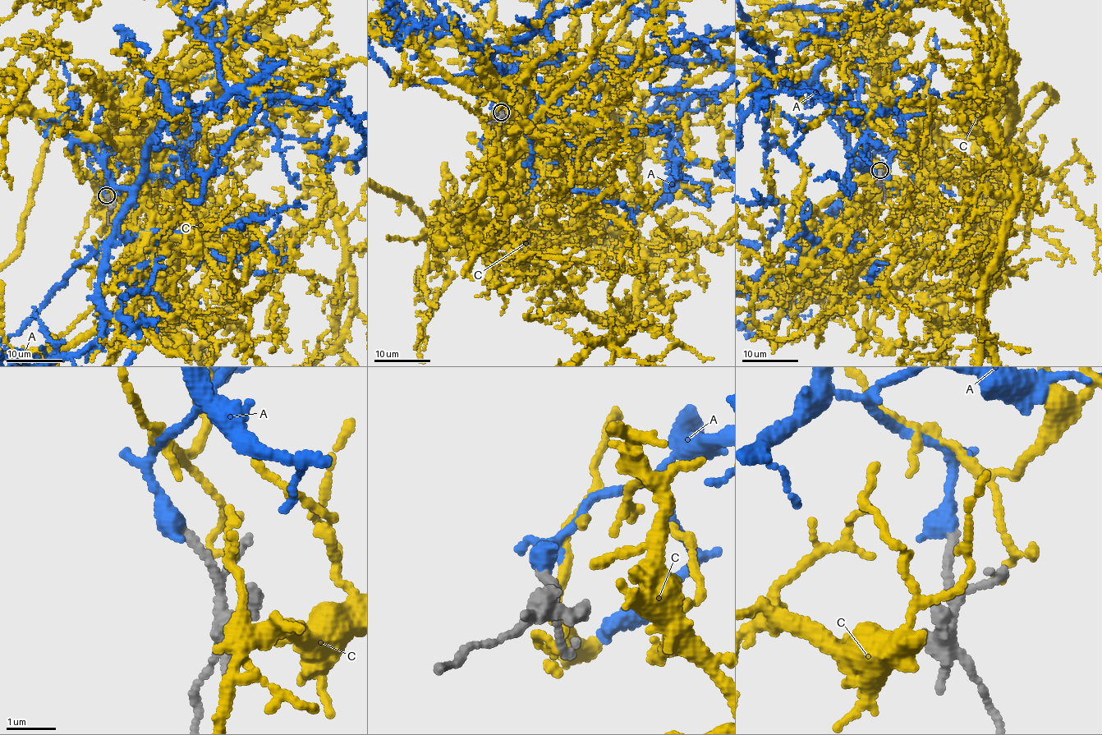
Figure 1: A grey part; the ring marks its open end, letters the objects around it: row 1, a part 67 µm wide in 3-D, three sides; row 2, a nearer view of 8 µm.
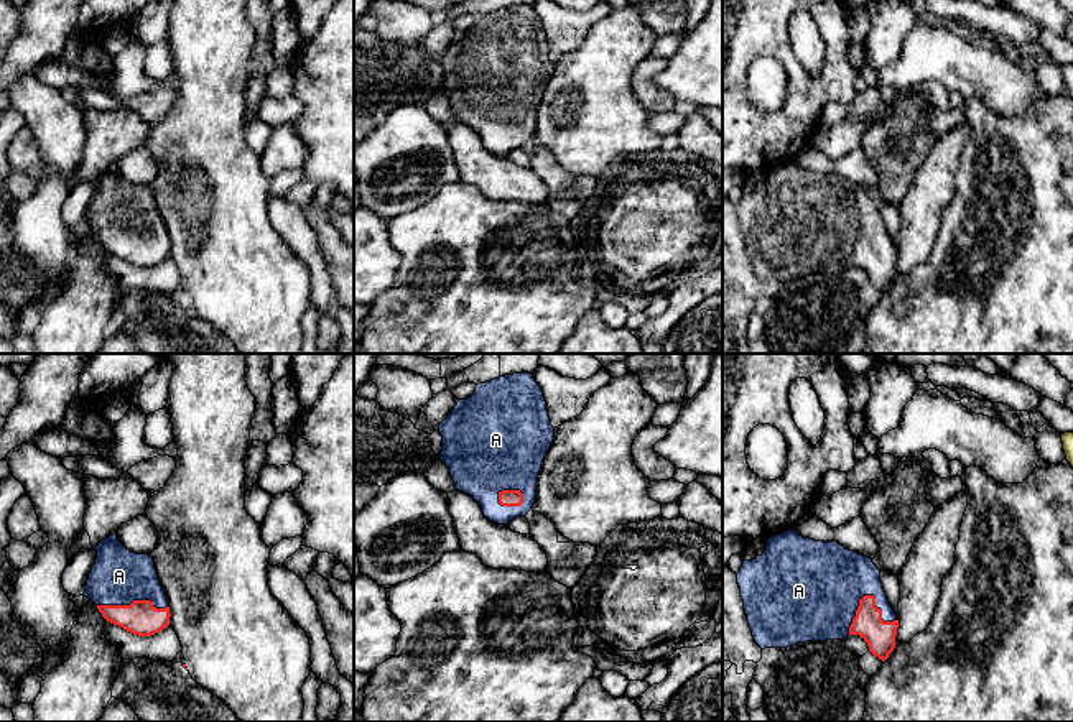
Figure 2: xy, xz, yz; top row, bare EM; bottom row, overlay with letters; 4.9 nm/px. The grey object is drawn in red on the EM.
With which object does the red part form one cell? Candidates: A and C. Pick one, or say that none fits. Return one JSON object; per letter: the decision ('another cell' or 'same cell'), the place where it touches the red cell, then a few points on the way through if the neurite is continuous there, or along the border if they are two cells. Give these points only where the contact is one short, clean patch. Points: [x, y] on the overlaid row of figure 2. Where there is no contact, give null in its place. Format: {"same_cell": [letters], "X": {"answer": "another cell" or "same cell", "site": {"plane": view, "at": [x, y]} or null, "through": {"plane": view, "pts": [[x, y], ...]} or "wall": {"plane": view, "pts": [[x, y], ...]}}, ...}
{"same_cell": ["A"], "A": {"answer": "same cell", "site": {"plane": "yz", "at": [868, 596]}, "through": {"plane": "yz", "pts": [[879, 635], [868, 614], [868, 596], [817, 591]]}}, "C": {"answer": "another cell", "site": null}}

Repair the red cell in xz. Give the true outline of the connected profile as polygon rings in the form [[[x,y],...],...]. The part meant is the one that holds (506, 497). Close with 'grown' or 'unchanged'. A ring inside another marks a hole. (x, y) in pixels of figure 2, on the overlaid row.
[[[522,372],[479,383],[474,395],[459,400],[439,424],[439,434],[439,459],[449,469],[456,490],[471,495],[487,520],[507,525],[532,510],[538,474],[555,439],[546,401],[533,373]]] | grown

